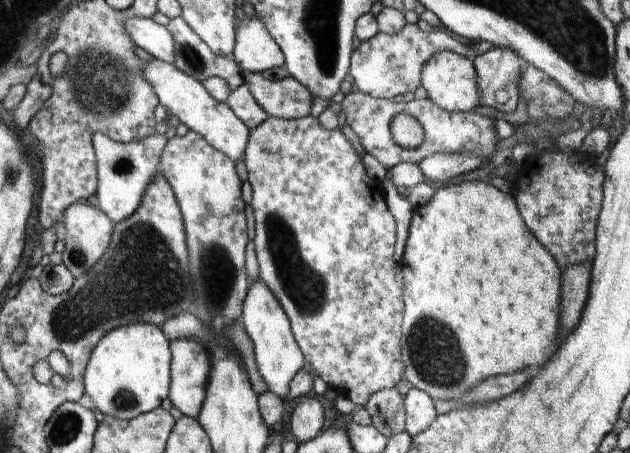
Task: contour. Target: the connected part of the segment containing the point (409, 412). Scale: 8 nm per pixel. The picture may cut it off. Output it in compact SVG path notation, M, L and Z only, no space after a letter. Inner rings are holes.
M416 387L410 388L403 396L403 402L406 414L405 431L410 436L416 436L422 430L426 430L437 417L434 401L423 390Z

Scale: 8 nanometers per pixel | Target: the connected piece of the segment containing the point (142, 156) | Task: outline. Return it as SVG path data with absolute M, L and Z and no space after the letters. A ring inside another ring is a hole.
M100 132L96 134L96 206L101 208L115 225L126 220L142 204L142 198L144 198L148 186L154 182L158 172L161 172L159 169L160 154L162 154L166 142L165 136L157 132L144 140L132 140L128 144L114 142Z

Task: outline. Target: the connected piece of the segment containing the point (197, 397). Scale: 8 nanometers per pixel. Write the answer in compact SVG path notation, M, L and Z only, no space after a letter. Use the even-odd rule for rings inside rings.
M182 338L170 340L171 383L168 399L182 414L197 419L206 396L206 382L210 376L210 351L207 344L193 339Z

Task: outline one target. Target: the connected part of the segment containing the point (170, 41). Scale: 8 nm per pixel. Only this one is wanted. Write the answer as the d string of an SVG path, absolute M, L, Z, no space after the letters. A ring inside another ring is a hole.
M128 18L124 28L136 46L143 48L153 58L174 65L174 38L165 26L150 18Z

